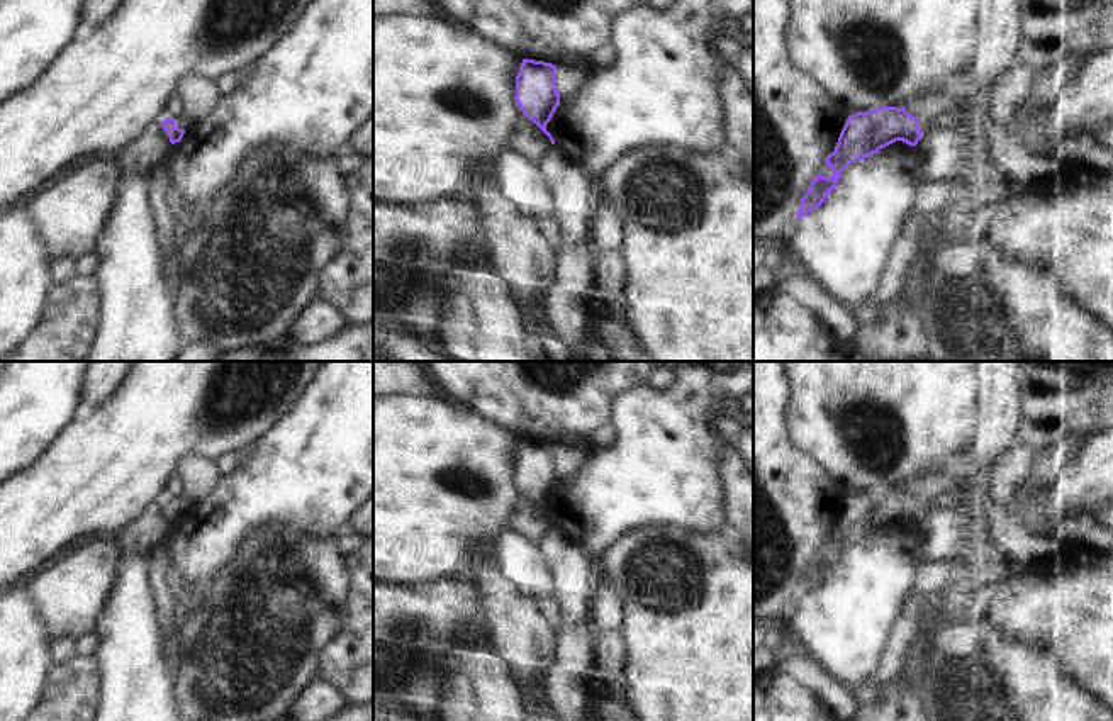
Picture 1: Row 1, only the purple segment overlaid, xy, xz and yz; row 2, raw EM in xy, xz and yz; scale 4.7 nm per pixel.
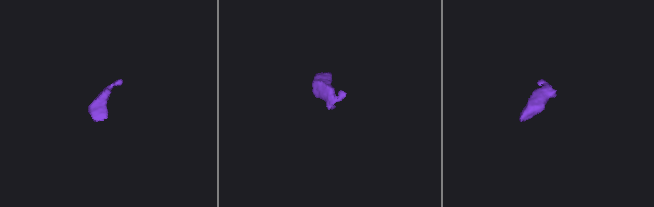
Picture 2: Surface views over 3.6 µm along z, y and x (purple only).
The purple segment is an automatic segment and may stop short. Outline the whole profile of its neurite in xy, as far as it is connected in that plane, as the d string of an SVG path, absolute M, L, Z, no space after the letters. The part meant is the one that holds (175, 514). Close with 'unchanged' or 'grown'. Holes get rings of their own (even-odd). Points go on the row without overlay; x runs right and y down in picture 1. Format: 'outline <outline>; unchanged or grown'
outline M180 495L178 499L166 497L159 504L166 511L171 524L180 523L183 514L195 506L185 495Z; grown

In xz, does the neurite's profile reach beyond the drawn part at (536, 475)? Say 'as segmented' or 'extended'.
as segmented

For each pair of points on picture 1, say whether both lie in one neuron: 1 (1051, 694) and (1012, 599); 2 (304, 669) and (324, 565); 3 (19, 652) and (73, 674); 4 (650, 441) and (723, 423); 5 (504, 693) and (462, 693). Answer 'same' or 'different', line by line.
1: different
2: same
3: different
4: different
5: same

